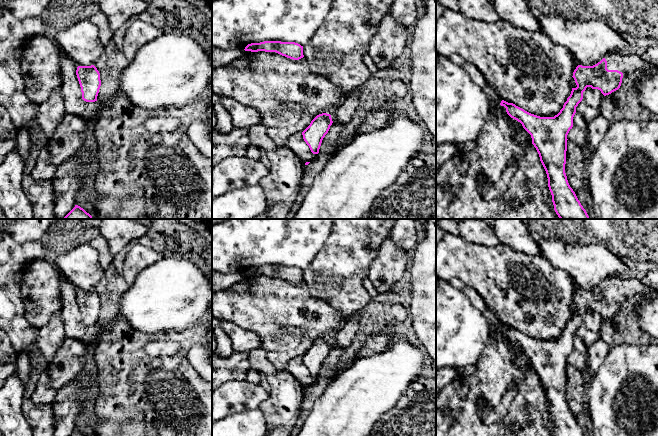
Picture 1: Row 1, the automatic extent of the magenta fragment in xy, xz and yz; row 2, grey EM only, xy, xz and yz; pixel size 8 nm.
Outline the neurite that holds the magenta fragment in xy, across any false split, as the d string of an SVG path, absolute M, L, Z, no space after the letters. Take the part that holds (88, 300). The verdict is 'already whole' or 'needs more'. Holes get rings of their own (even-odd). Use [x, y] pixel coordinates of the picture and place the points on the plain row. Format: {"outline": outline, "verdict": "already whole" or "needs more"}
{"outline": "M94 289L78 290L76 299L81 311L82 323L86 326L97 325L101 310L100 297Z", "verdict": "already whole"}

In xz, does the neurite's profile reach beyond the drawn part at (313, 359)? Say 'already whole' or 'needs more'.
already whole

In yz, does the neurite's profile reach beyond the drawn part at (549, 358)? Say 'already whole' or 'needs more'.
needs more

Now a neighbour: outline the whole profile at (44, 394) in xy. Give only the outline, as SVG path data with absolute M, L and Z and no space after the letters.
M47 369L41 374L36 389L30 399L35 404L52 404L55 401L57 390L49 385Z

